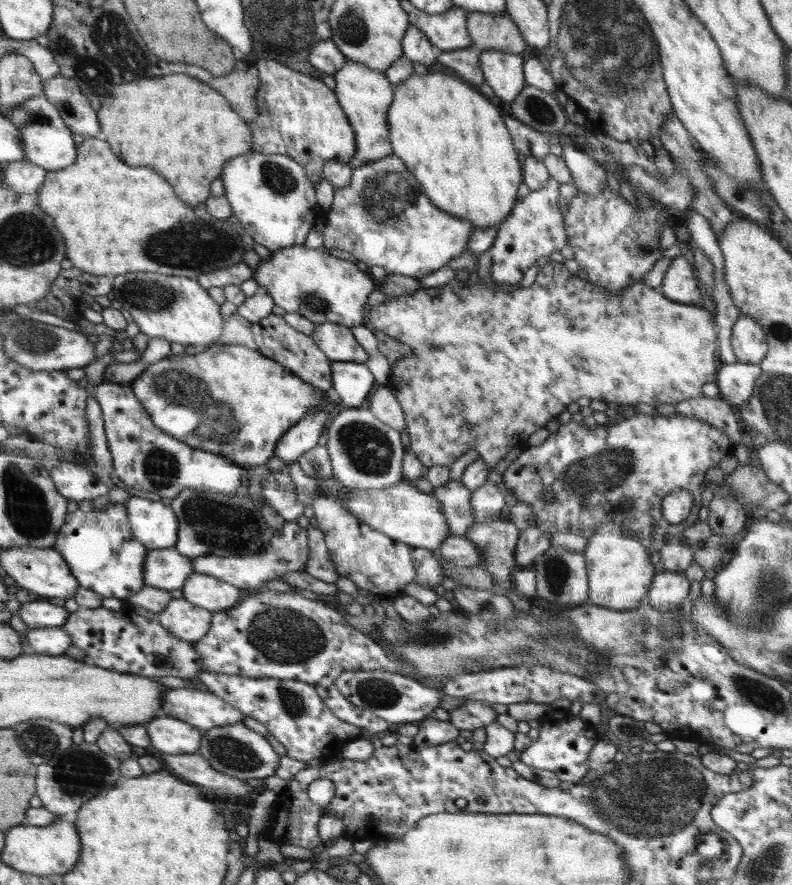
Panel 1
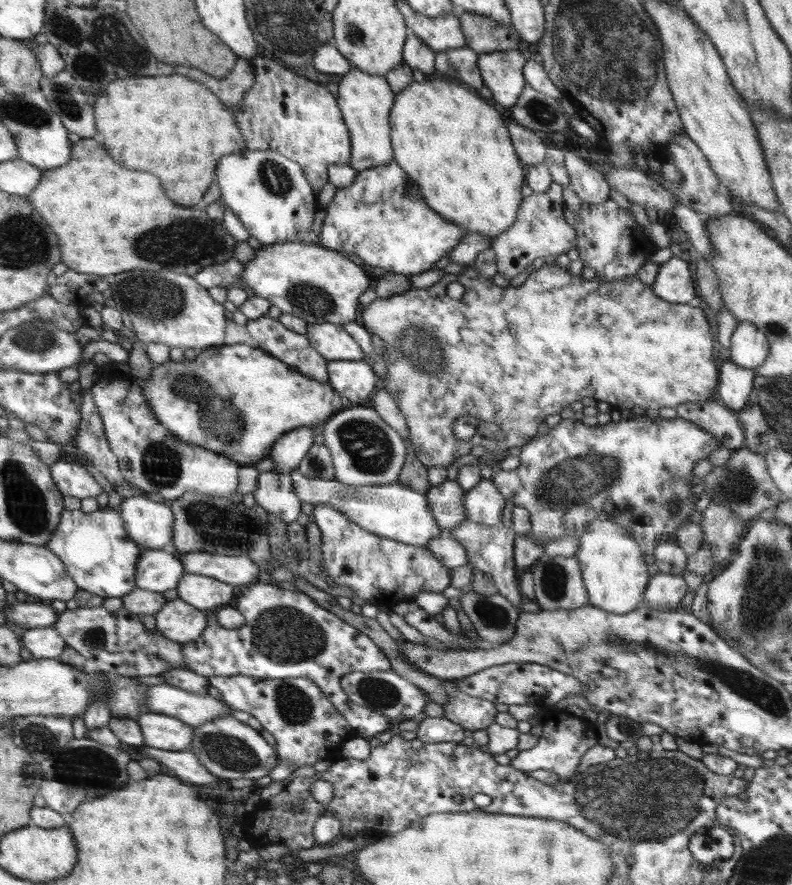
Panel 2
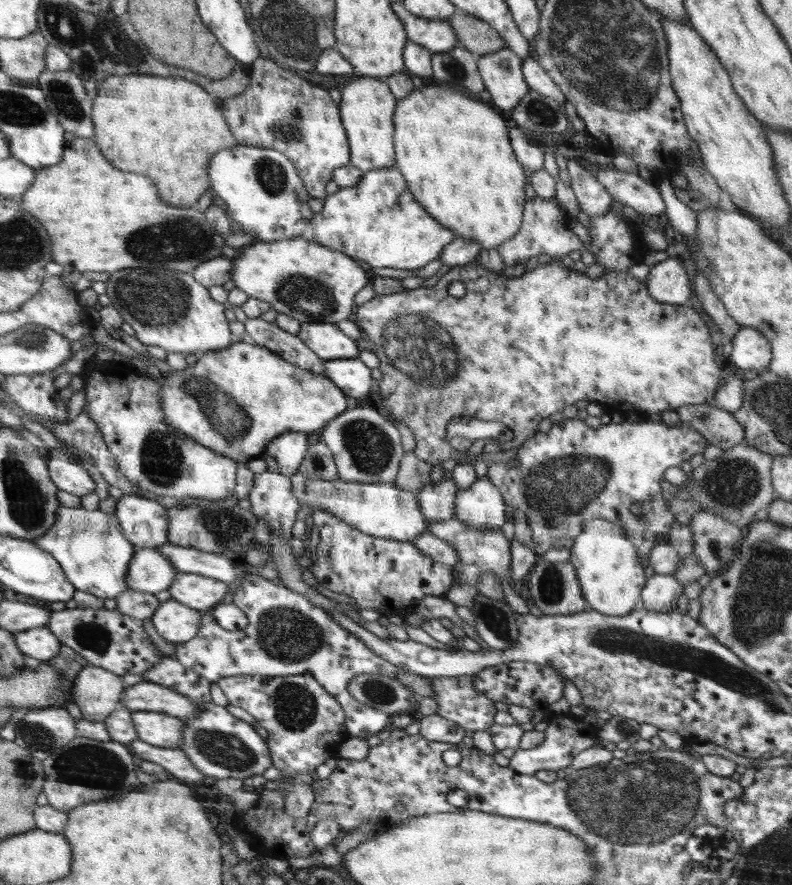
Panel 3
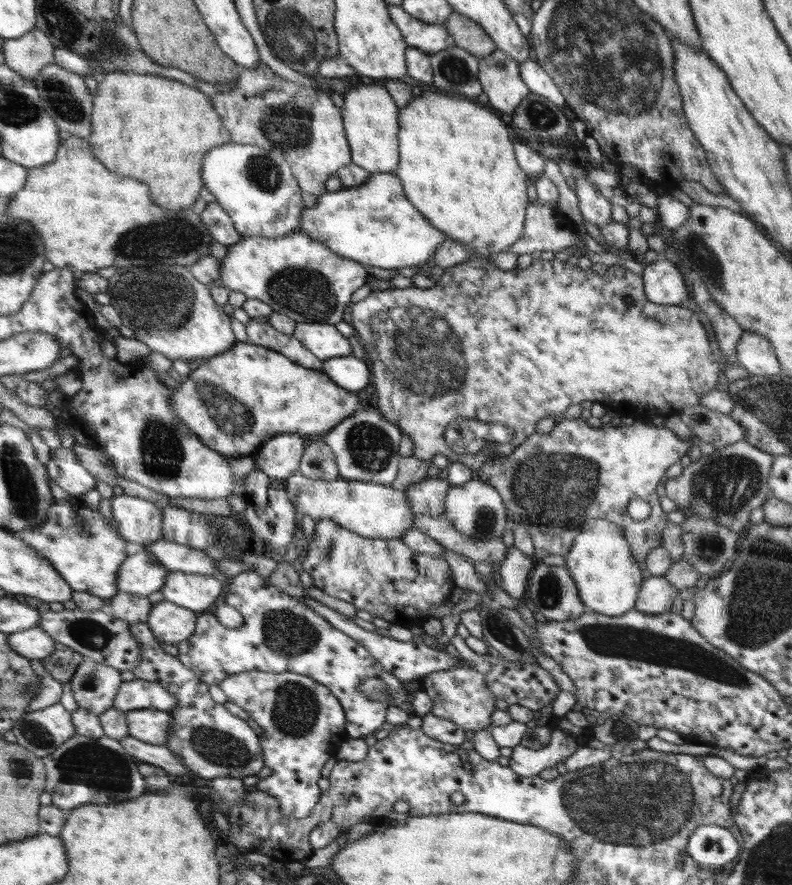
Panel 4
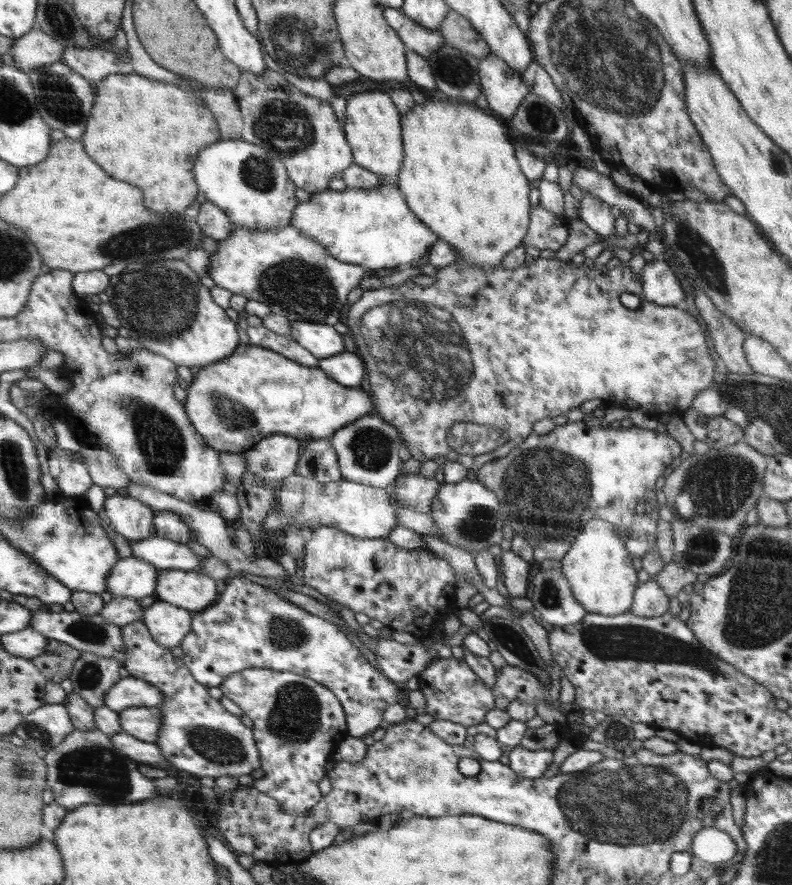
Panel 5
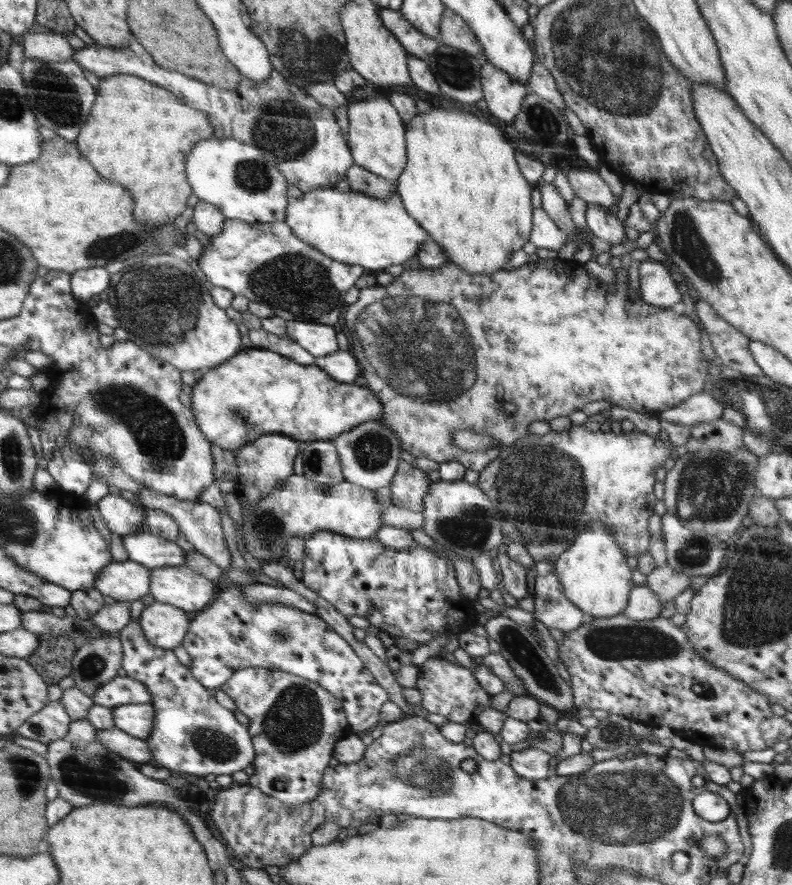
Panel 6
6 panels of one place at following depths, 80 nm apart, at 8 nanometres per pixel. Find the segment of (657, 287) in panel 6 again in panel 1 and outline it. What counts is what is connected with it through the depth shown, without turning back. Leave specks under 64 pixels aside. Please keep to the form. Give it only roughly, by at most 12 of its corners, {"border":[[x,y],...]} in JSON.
{"border":[[682,255],[674,257],[660,286],[678,303],[698,304],[699,281]]}

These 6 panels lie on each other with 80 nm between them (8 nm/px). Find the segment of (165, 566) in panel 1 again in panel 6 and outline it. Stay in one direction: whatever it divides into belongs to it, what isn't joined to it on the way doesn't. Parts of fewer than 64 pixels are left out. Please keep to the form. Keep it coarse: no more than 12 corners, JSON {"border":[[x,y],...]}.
{"border":[[112,561],[93,588],[116,601],[149,593],[150,571]]}

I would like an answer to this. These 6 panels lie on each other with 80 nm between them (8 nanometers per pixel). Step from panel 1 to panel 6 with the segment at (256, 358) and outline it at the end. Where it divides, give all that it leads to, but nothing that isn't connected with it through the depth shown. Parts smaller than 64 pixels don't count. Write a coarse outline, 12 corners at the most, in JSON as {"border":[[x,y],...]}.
{"border":[[249,348],[204,371],[212,445],[330,440],[382,421],[362,382]]}

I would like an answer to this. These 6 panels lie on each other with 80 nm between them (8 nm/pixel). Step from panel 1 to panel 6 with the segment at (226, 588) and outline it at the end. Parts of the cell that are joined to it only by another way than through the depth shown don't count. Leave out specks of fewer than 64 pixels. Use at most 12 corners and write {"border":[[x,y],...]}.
{"border":[[187,565],[153,568],[149,593],[184,611],[210,604],[214,584]]}

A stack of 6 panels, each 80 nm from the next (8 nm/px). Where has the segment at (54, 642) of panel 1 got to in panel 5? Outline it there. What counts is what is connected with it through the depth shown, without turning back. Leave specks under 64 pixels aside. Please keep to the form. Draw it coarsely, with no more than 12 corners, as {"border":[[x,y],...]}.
{"border":[[30,627],[2,636],[8,652],[28,659],[46,650],[48,637]]}

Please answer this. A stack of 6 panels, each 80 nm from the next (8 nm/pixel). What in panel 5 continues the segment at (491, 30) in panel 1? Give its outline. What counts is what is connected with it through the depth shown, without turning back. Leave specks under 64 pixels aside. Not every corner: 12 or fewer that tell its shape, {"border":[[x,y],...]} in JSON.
{"border":[[450,10],[439,30],[449,46],[477,59],[488,43],[468,17]]}

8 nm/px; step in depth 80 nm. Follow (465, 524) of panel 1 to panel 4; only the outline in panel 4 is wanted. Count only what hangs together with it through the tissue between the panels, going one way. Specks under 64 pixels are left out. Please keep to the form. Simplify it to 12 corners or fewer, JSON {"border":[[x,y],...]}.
{"border":[[427,478],[407,486],[414,513],[440,517],[448,480]]}

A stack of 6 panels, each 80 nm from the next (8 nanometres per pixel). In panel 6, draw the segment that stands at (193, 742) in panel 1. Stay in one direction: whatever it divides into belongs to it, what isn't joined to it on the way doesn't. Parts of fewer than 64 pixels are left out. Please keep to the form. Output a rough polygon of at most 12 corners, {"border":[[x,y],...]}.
{"border":[[150,703],[112,708],[113,726],[146,740],[155,724]]}

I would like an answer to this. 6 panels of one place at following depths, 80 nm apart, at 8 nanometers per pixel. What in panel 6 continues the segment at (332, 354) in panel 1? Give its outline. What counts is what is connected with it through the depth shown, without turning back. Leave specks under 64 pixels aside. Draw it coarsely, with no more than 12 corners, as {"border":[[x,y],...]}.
{"border":[[287,321],[286,336],[315,358],[339,349],[335,328]]}

